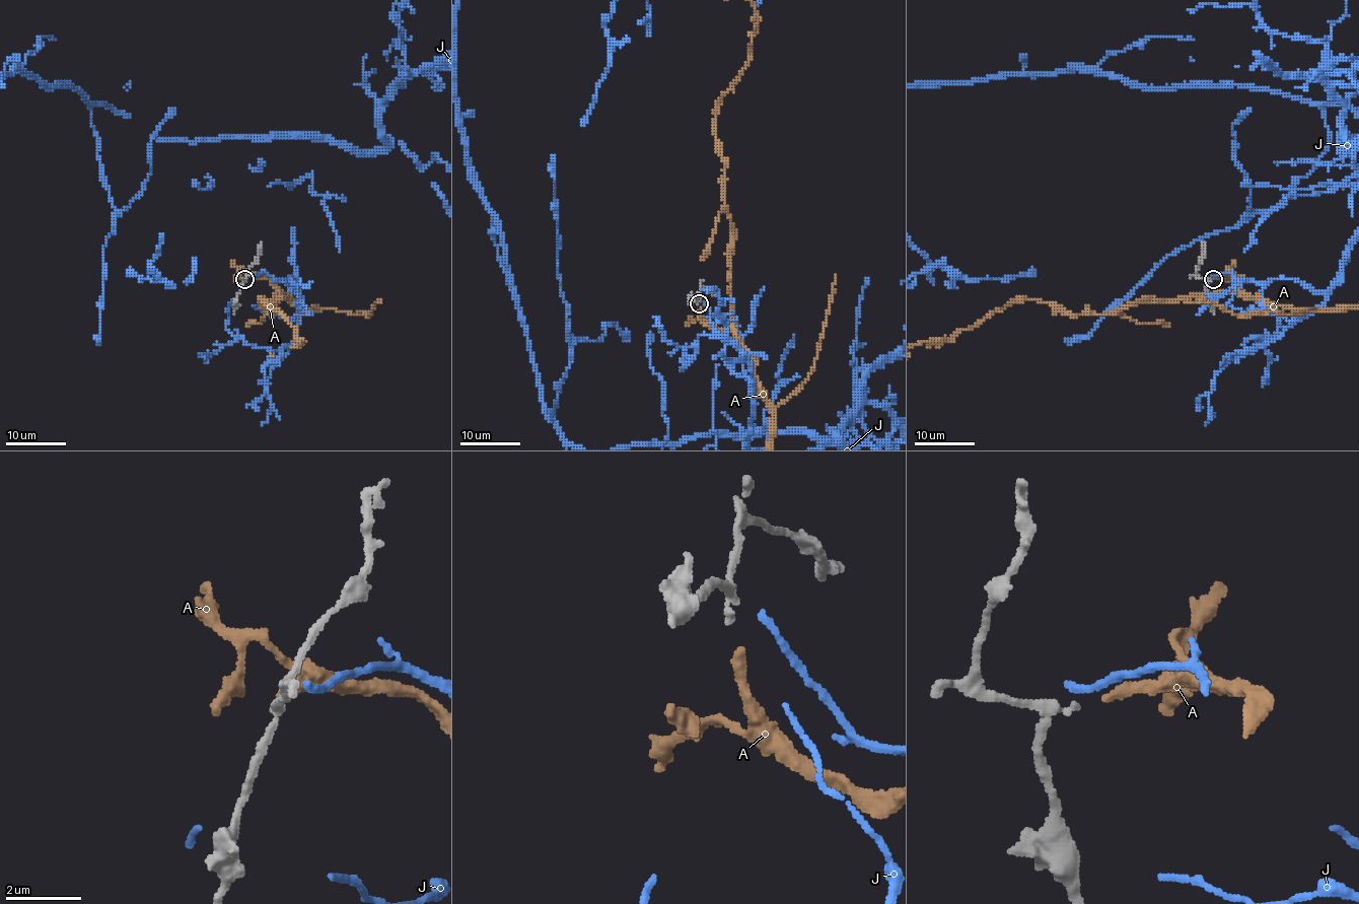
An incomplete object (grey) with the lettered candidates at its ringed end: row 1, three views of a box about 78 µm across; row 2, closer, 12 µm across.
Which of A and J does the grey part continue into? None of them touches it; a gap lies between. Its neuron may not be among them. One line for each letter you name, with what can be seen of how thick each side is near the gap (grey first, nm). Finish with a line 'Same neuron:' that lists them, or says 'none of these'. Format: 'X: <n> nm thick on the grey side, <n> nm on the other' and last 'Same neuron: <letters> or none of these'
A: 150 nm thick on the grey side, 280 nm on the other
Same neuron: A

